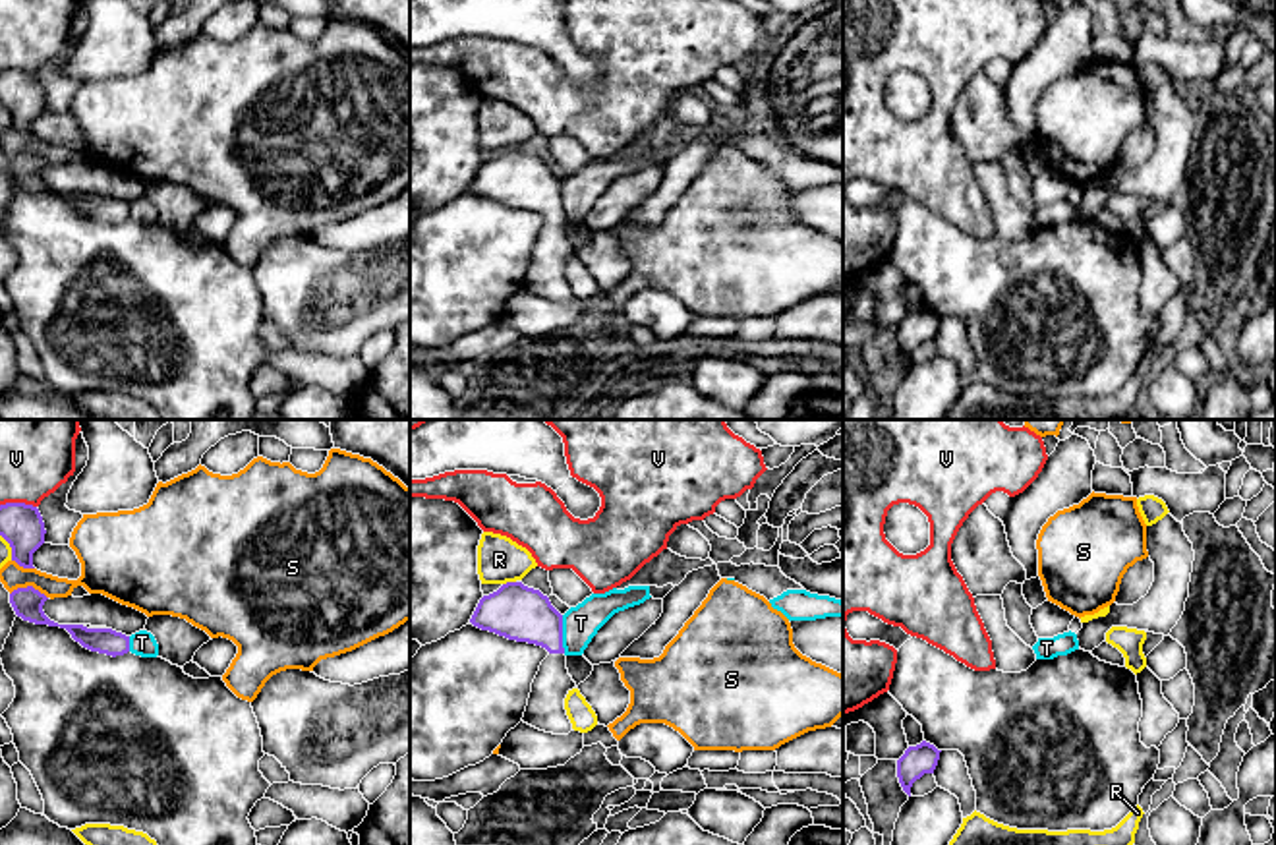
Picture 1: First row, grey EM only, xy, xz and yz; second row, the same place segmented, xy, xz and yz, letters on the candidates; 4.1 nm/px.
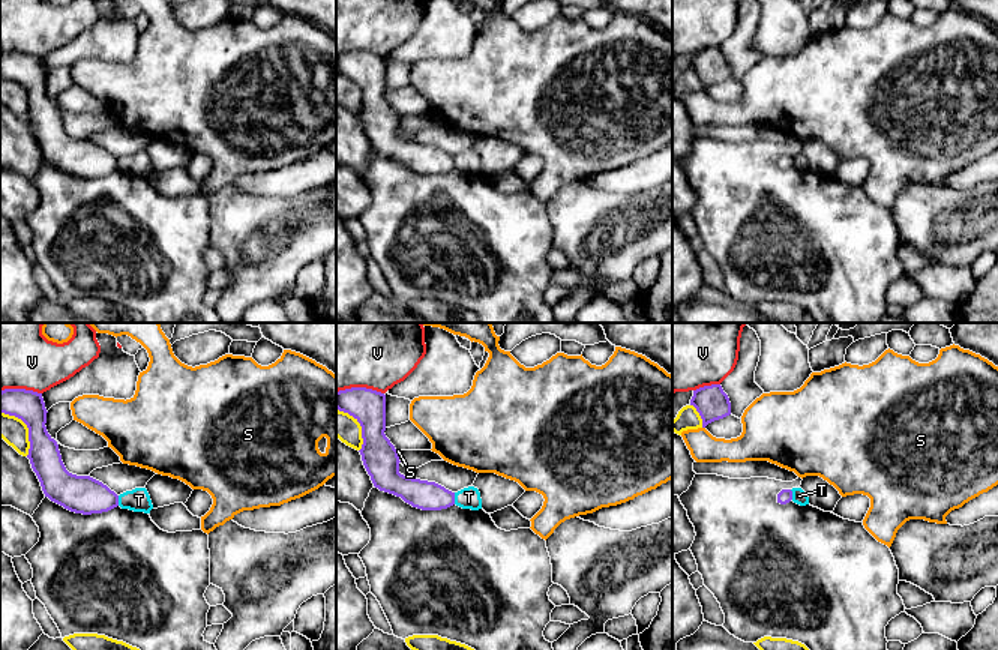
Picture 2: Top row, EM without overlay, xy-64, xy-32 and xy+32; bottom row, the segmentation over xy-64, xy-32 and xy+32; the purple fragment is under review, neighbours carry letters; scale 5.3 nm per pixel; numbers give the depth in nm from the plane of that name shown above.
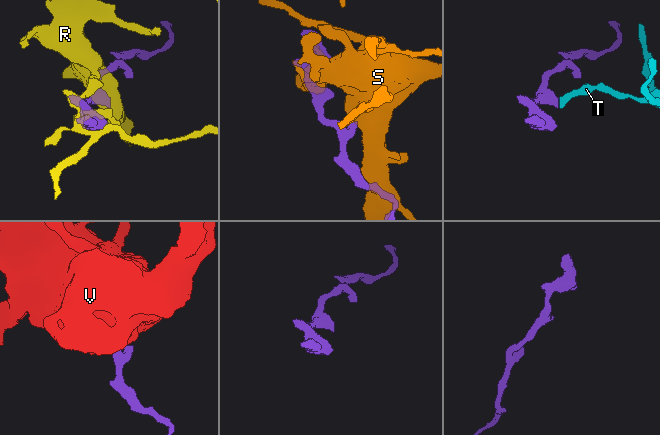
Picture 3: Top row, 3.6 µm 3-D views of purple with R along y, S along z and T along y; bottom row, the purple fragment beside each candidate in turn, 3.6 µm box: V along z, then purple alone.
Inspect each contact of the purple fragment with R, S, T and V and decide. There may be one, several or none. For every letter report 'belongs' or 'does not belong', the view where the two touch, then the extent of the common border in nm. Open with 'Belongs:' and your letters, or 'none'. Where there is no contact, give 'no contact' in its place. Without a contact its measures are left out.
Belongs: none
R: does not belong; contact in xy; length 120 nm
S: does not belong; contact in xy; length 160 nm
T: does not belong; contact in xz; length 160 nm
V: does not belong; contact in xy; length 150 nm

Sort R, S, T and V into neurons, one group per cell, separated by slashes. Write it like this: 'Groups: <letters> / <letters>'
Groups: R / S / T / V

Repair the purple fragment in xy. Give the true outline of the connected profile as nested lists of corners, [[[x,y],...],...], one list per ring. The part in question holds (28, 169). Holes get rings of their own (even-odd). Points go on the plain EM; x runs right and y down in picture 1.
[[[33,153],[17,155],[10,160],[10,170],[15,182],[23,188],[66,195],[75,209],[91,219],[106,220],[112,224],[130,219],[130,203],[112,195],[87,195],[83,191],[58,191],[50,188],[43,178],[46,166],[48,164]]]

